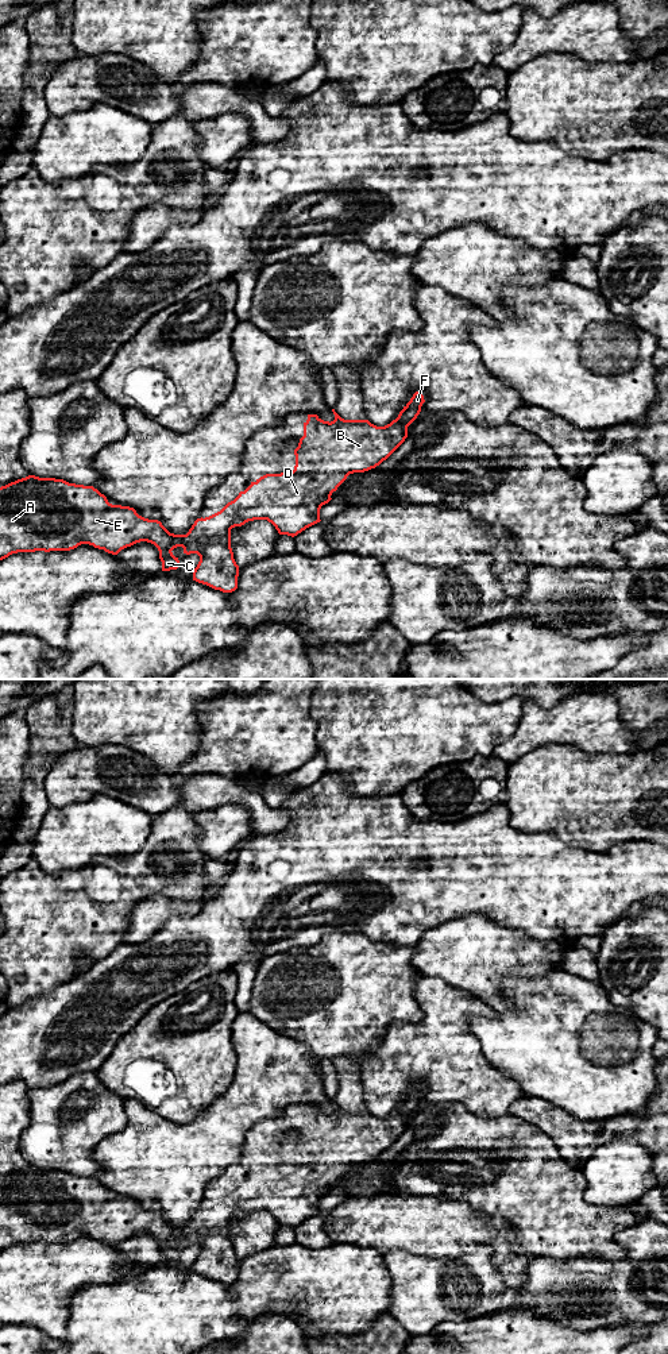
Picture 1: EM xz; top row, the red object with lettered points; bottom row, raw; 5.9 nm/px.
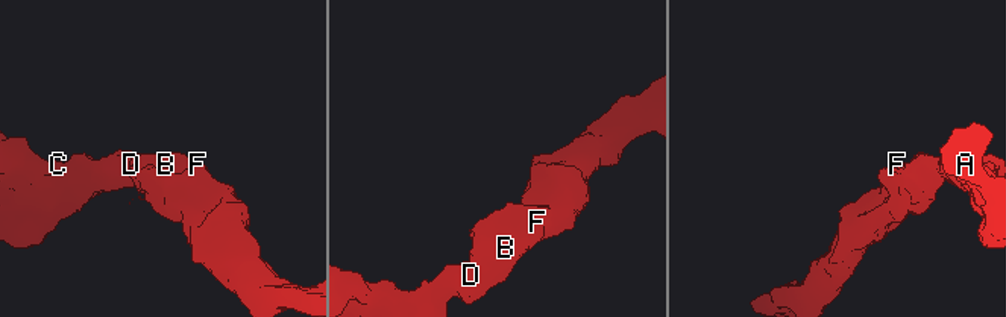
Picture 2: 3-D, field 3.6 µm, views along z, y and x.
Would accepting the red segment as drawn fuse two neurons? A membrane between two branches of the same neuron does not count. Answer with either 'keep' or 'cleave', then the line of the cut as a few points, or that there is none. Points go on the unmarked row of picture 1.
keep; cut none

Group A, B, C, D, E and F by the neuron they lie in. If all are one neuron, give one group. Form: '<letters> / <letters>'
A B C D E F

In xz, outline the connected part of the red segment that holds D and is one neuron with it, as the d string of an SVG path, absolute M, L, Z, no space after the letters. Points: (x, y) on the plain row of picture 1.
M416 1083L398 1108L385 1118L377 1118L368 1111L344 1111L335 1100L335 1111L331 1114L317 1106L308 1106L304 1127L294 1141L293 1162L266 1165L251 1173L220 1203L197 1210L186 1226L170 1224L161 1212L144 1210L134 1199L109 1195L93 1177L28 1166L0 1179L0 1251L18 1243L70 1242L81 1235L117 1246L127 1238L147 1233L158 1239L162 1262L179 1258L179 1251L171 1242L182 1238L184 1245L200 1247L193 1272L223 1284L232 1284L238 1280L239 1268L239 1257L231 1239L232 1219L254 1211L267 1211L279 1226L294 1228L320 1214L321 1197L332 1191L332 1184L350 1165L375 1160L405 1133L408 1118L417 1110L424 1093L422 1084Z

